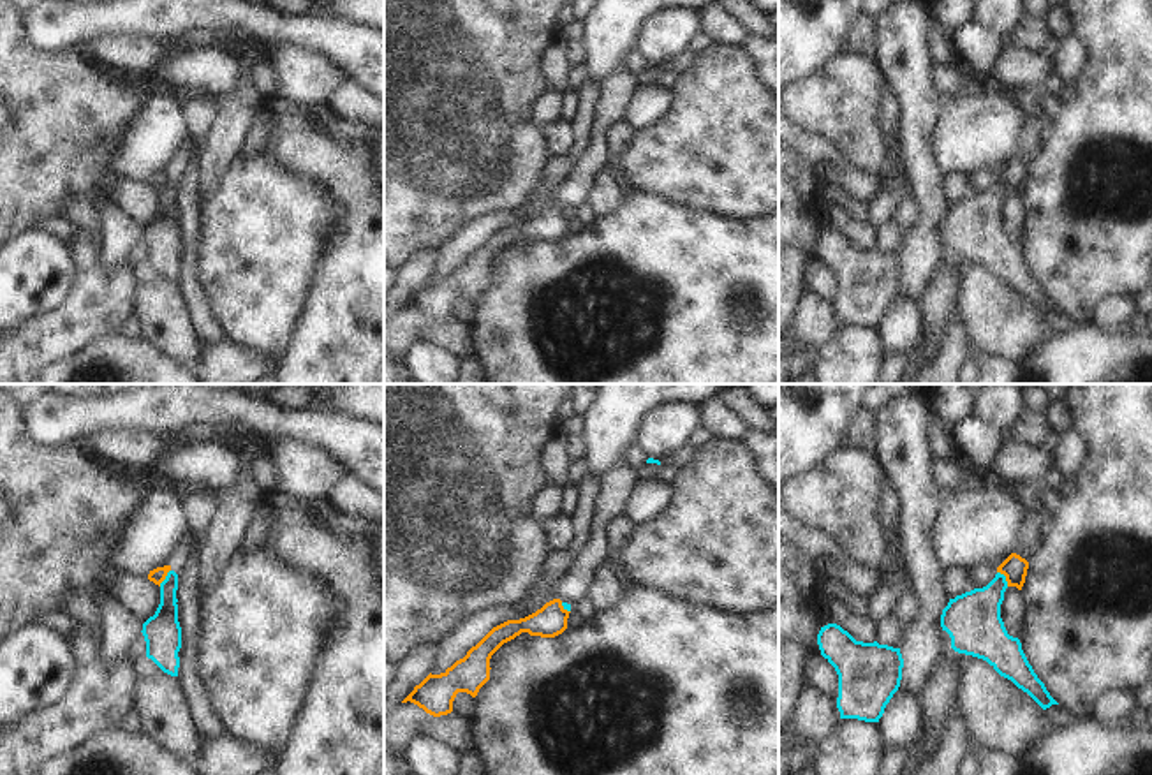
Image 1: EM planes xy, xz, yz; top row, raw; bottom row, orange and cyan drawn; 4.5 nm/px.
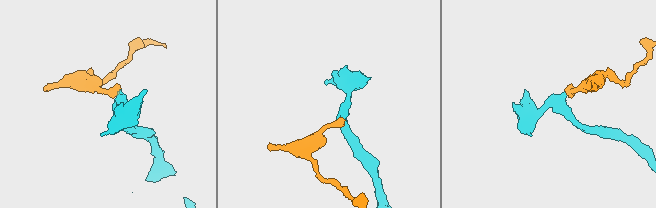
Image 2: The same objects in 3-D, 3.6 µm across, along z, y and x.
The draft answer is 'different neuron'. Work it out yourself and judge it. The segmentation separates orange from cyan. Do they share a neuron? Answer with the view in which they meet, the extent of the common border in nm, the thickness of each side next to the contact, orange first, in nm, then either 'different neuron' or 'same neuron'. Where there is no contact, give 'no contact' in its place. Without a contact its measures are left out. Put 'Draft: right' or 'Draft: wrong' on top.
Draft: right
yz | 90 nm | 110/260 nm | different neuron

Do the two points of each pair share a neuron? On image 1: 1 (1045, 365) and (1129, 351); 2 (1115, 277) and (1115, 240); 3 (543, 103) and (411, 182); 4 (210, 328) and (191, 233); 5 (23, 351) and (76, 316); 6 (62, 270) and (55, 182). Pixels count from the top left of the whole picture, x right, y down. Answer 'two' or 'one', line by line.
1: one
2: one
3: two
4: one
5: one
6: two

